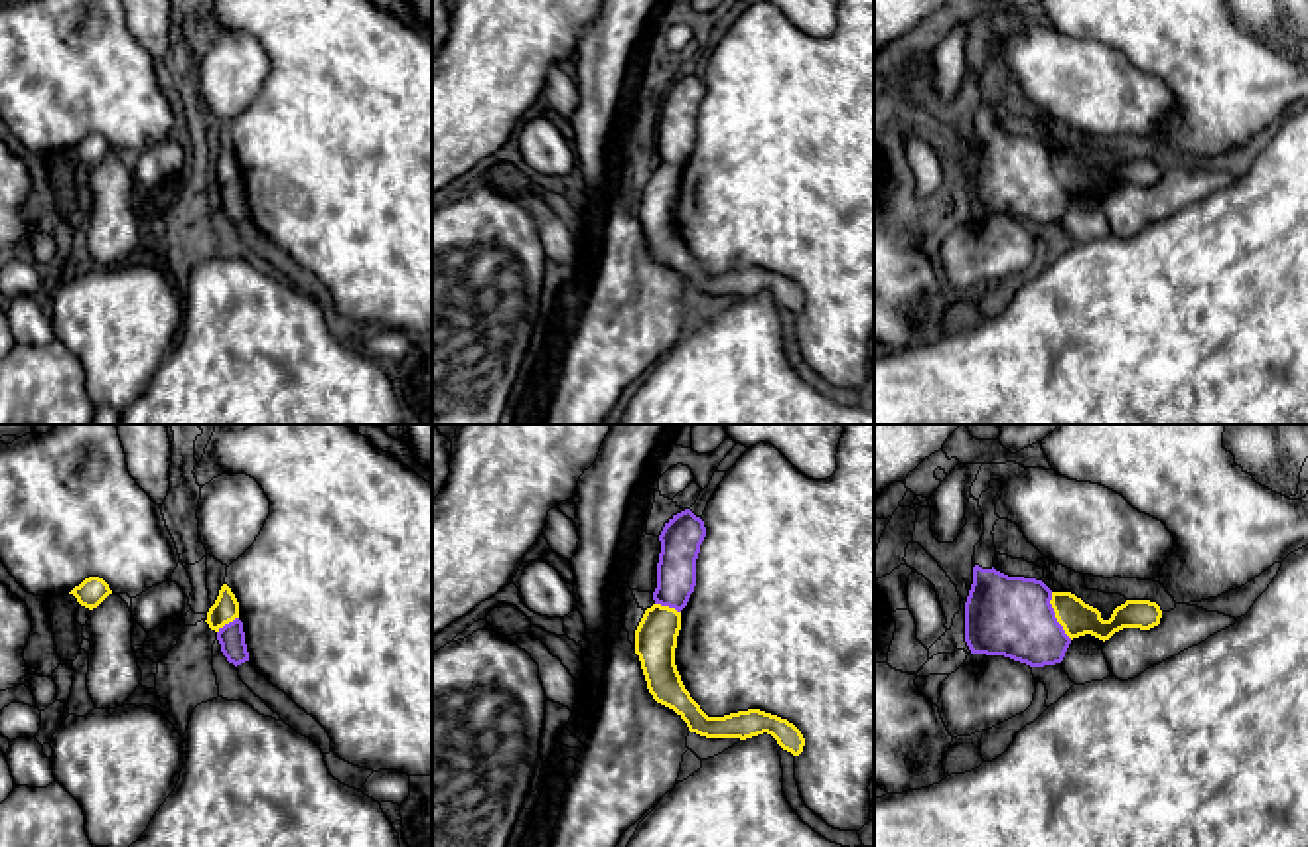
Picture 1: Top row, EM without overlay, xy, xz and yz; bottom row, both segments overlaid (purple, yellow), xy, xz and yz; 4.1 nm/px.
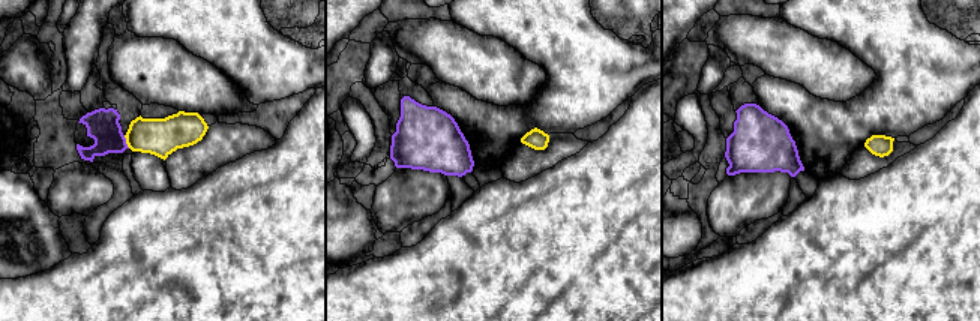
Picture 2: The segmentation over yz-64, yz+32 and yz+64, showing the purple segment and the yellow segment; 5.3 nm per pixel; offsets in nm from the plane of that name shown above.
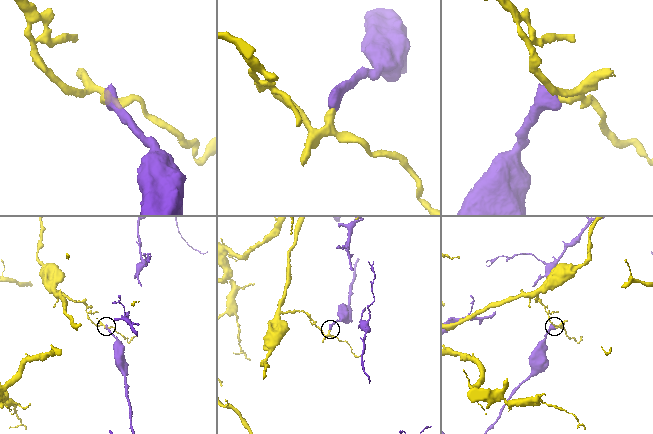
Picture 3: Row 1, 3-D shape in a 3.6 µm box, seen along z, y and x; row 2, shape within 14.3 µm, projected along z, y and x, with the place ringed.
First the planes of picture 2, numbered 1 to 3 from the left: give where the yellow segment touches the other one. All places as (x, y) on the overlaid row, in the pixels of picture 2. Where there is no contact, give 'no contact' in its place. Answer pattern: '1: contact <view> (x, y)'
1: contact yz-64 (125, 141)
2: no contact
3: no contact

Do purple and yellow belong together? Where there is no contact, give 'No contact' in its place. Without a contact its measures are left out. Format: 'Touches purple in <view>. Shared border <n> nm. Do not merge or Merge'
Touches purple in yz. Shared border 220 nm. Do not merge

